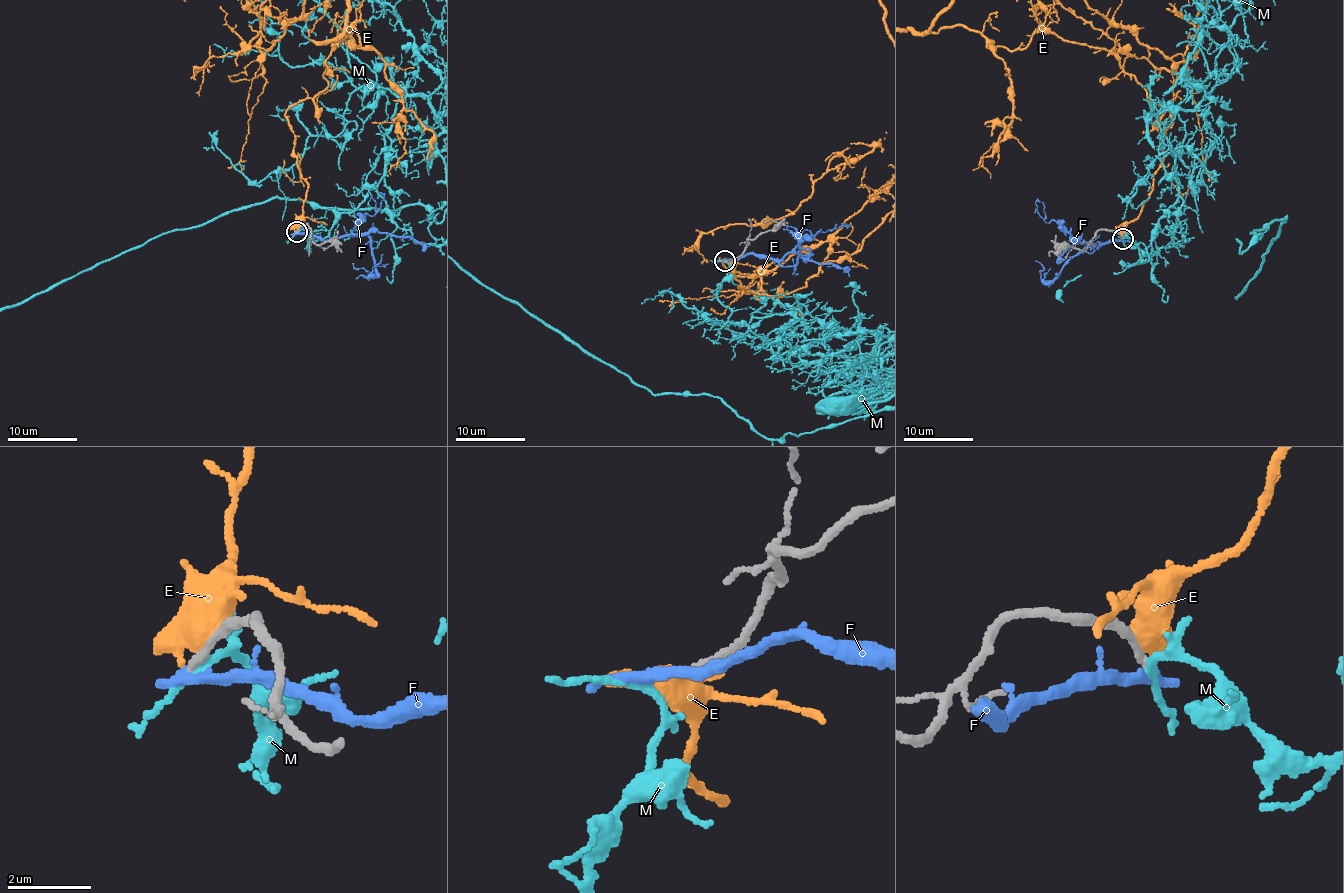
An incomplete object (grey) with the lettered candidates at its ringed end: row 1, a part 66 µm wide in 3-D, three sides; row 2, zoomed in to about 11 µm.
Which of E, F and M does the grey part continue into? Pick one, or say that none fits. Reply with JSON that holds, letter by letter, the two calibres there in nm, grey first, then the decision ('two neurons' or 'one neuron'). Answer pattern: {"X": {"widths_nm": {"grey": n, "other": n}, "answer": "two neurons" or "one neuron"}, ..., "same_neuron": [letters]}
{"E": {"widths_nm": {"grey": 240, "other": 500}, "answer": "two neurons"}, "F": {"widths_nm": {"grey": 180, "other": 320}, "answer": "one neuron"}, "M": {"widths_nm": {"grey": 180, "other": 160}, "answer": "two neurons"}, "same_neuron": ["F"]}

